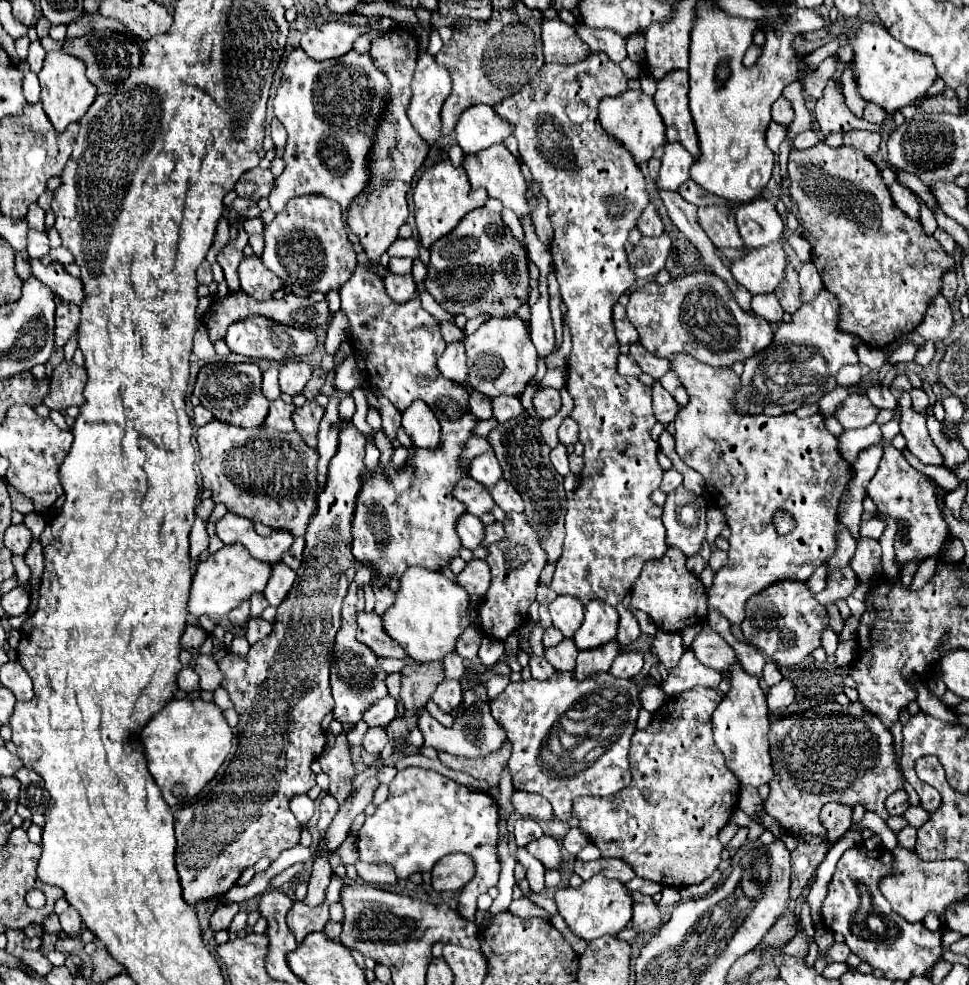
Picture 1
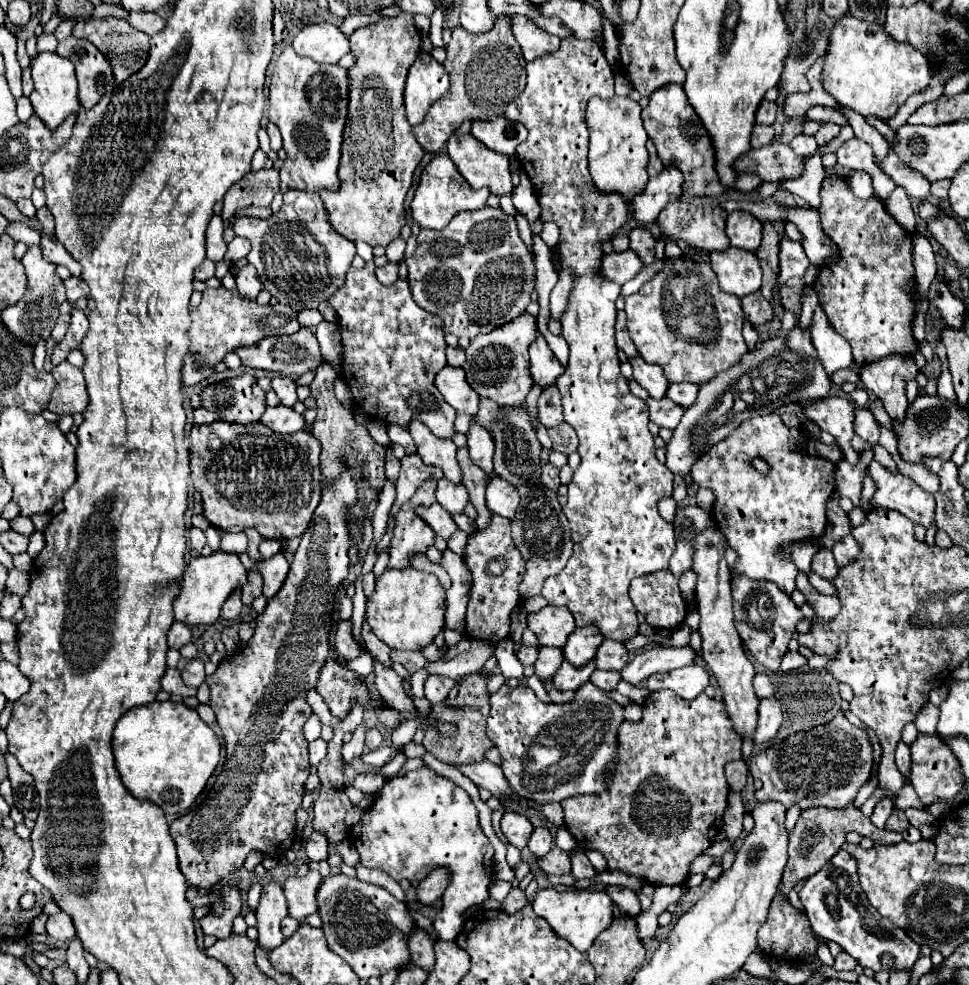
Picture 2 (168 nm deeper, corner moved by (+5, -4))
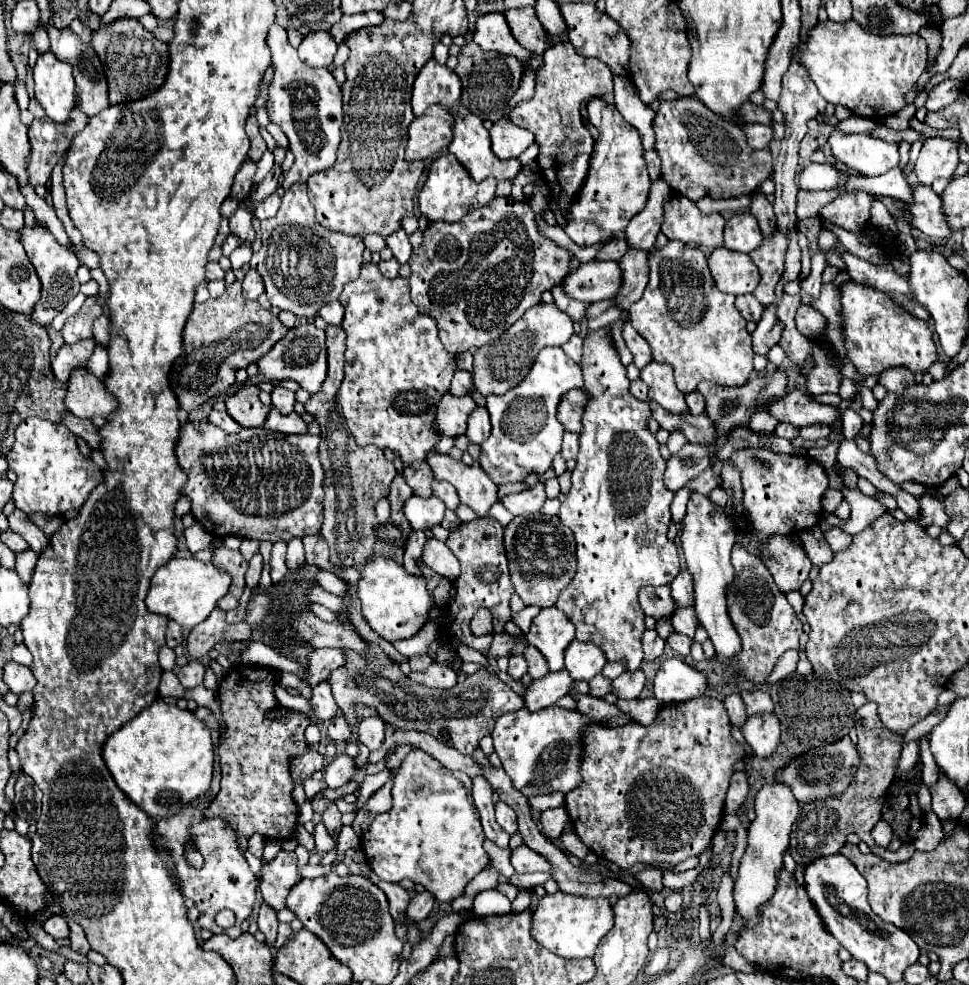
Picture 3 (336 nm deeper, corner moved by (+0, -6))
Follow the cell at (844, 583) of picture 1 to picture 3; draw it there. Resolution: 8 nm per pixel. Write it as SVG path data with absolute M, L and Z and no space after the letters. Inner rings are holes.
M813 525L813 529L805 529L805 533L801 533L799 537L801 537L801 543L813 565L821 567L833 559L833 551L829 549L819 525Z

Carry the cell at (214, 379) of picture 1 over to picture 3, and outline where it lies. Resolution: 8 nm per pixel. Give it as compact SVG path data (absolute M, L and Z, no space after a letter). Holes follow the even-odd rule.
M251 383L241 385L237 393L229 395L225 405L227 405L227 413L241 427L261 427L265 423L267 413L271 411L271 405L263 405L259 401L259 387Z

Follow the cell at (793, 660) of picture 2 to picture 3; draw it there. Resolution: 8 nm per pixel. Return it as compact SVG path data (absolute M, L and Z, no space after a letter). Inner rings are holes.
M785 651L781 657L779 657L779 663L773 667L773 673L767 677L767 685L771 685L771 683L777 683L777 681L781 681L783 677L787 677L789 673L793 673L795 671L795 667L797 667L797 651Z

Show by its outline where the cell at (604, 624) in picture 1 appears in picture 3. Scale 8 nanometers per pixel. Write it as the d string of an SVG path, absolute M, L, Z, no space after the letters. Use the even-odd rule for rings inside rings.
M573 641L565 649L565 669L569 671L573 681L589 681L597 673L601 673L605 663L605 655L593 643Z

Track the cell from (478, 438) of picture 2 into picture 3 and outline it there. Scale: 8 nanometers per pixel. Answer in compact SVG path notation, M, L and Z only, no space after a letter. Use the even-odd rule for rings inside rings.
M477 405L477 407L473 409L473 415L469 415L469 419L467 419L467 433L465 433L465 435L469 437L471 443L481 445L481 443L489 437L489 433L491 433L489 413L487 413L485 407Z

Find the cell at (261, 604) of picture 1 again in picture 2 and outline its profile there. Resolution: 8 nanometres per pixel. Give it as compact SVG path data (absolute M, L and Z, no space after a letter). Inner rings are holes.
M250 571L250 573L248 573L248 583L246 583L244 589L242 589L242 603L250 607L252 601L254 601L256 597L260 597L260 595L262 595L262 579L260 579L260 573Z

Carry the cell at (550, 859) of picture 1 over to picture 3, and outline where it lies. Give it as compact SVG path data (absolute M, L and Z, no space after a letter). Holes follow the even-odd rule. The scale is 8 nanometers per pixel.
M563 805L557 809L545 809L541 813L541 825L549 839L559 839L559 835L563 833L567 823L569 823L569 815Z

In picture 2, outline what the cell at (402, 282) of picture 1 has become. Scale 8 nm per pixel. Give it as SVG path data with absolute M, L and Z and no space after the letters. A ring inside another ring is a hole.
M388 263L380 269L376 269L376 277L380 283L384 285L390 285L390 283L396 283L398 281L398 265L396 263Z

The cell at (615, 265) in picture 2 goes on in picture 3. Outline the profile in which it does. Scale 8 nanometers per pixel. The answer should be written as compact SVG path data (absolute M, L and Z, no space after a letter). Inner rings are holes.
M589 261L581 263L577 271L569 273L563 281L567 297L597 303L613 297L621 287L621 269L615 261Z

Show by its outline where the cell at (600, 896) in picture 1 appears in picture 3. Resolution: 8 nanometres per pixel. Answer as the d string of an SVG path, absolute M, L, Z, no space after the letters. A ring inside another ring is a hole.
M557 891L553 895L545 895L539 899L537 909L533 911L531 935L551 953L565 959L575 959L575 957L593 957L599 941L611 931L611 927L613 927L613 909L609 899L575 897Z

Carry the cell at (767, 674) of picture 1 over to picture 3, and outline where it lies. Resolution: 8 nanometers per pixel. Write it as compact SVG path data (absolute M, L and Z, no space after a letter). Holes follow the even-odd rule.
M743 691L741 697L743 697L743 703L745 703L747 717L773 711L773 701L771 701L769 693L765 693L765 691Z

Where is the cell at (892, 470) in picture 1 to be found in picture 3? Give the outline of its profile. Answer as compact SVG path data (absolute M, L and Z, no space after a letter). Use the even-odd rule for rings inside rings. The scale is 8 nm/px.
M925 493L923 497L919 497L921 503L921 525L929 527L929 525L939 525L939 527L947 527L949 523L949 515L945 513L943 503L939 503L935 497L931 497L929 493Z

